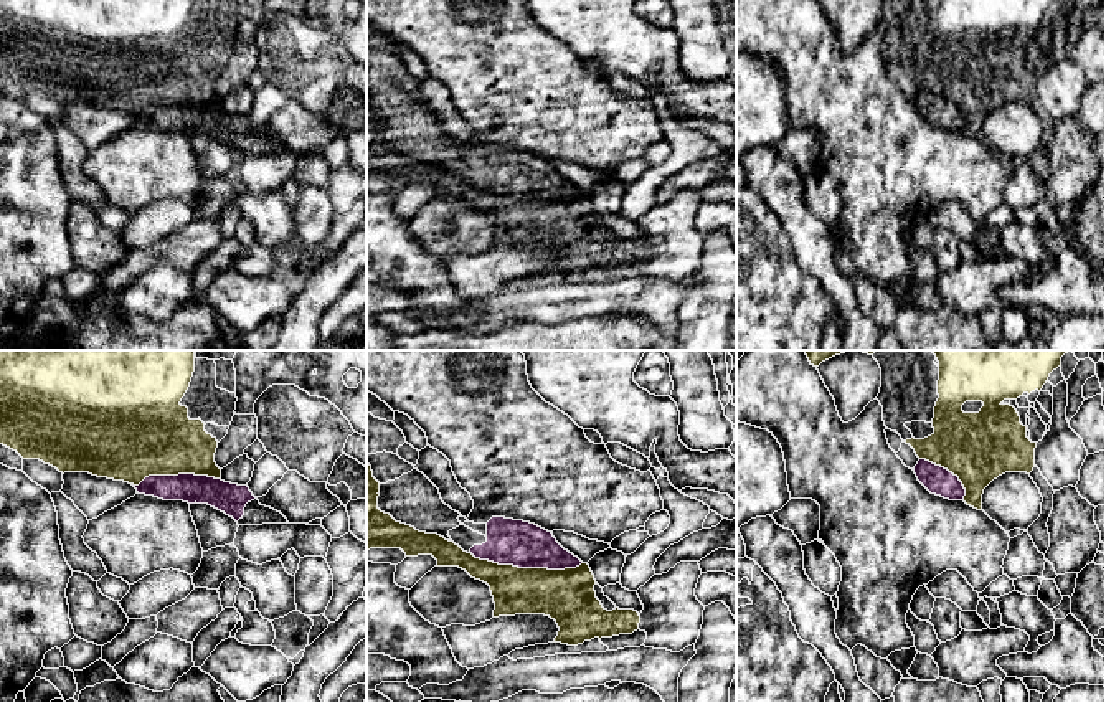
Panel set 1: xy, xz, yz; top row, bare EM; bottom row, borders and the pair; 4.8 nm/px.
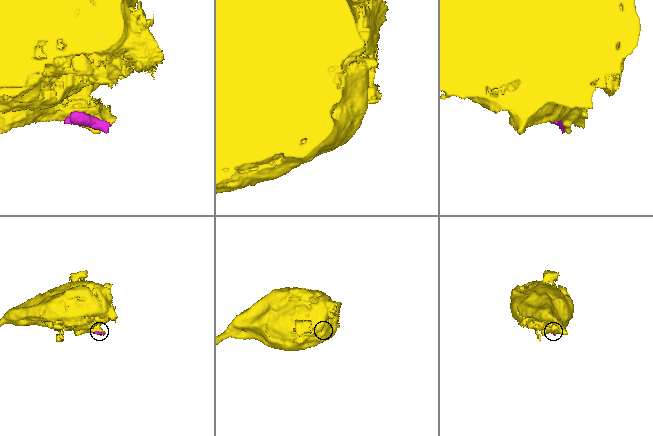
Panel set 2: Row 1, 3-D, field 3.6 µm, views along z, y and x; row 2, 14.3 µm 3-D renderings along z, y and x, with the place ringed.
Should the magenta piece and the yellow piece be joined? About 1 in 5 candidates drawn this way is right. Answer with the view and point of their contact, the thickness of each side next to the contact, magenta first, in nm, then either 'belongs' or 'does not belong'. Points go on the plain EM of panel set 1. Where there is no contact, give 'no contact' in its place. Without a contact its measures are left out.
xz (527, 197) | 220/260 nm | does not belong

